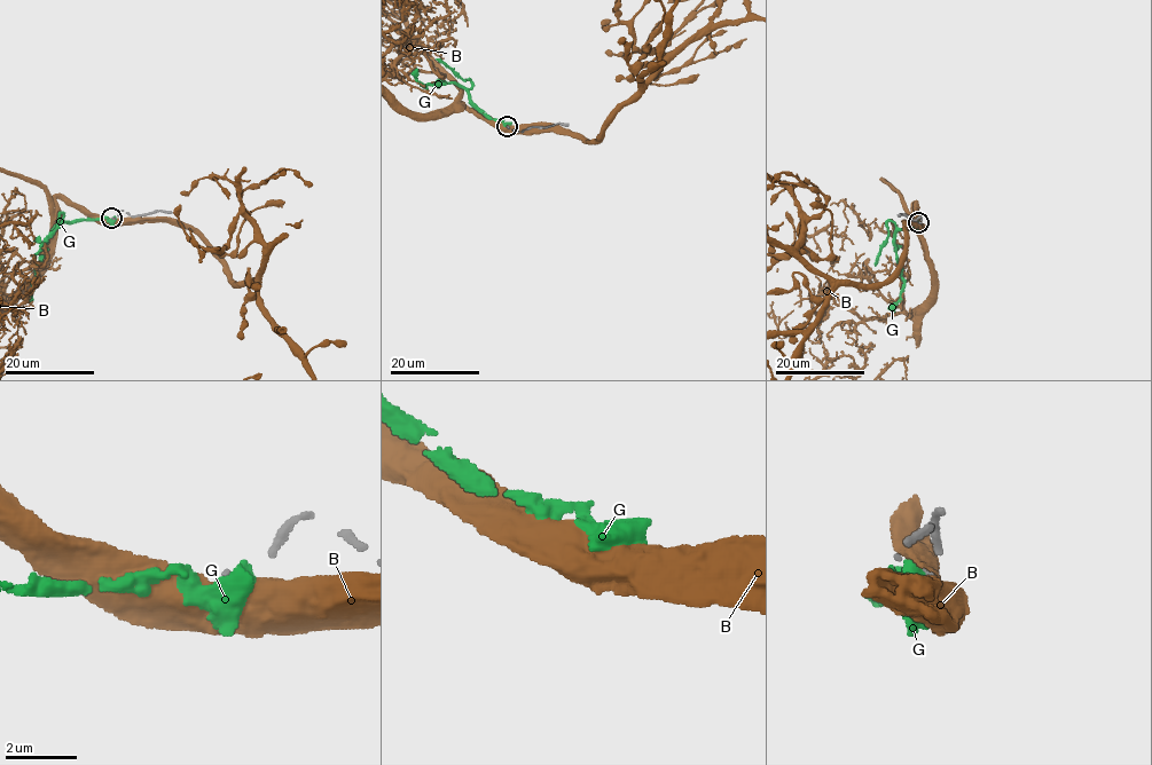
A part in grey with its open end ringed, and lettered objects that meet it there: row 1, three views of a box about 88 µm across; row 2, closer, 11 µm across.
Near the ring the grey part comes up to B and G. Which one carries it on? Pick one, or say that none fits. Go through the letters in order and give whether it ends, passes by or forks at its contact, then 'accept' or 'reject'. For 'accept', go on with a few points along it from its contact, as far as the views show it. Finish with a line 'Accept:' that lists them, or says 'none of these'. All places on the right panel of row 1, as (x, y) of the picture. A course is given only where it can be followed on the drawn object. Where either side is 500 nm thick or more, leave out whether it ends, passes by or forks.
B: reject
G: reject
Accept: none of these

